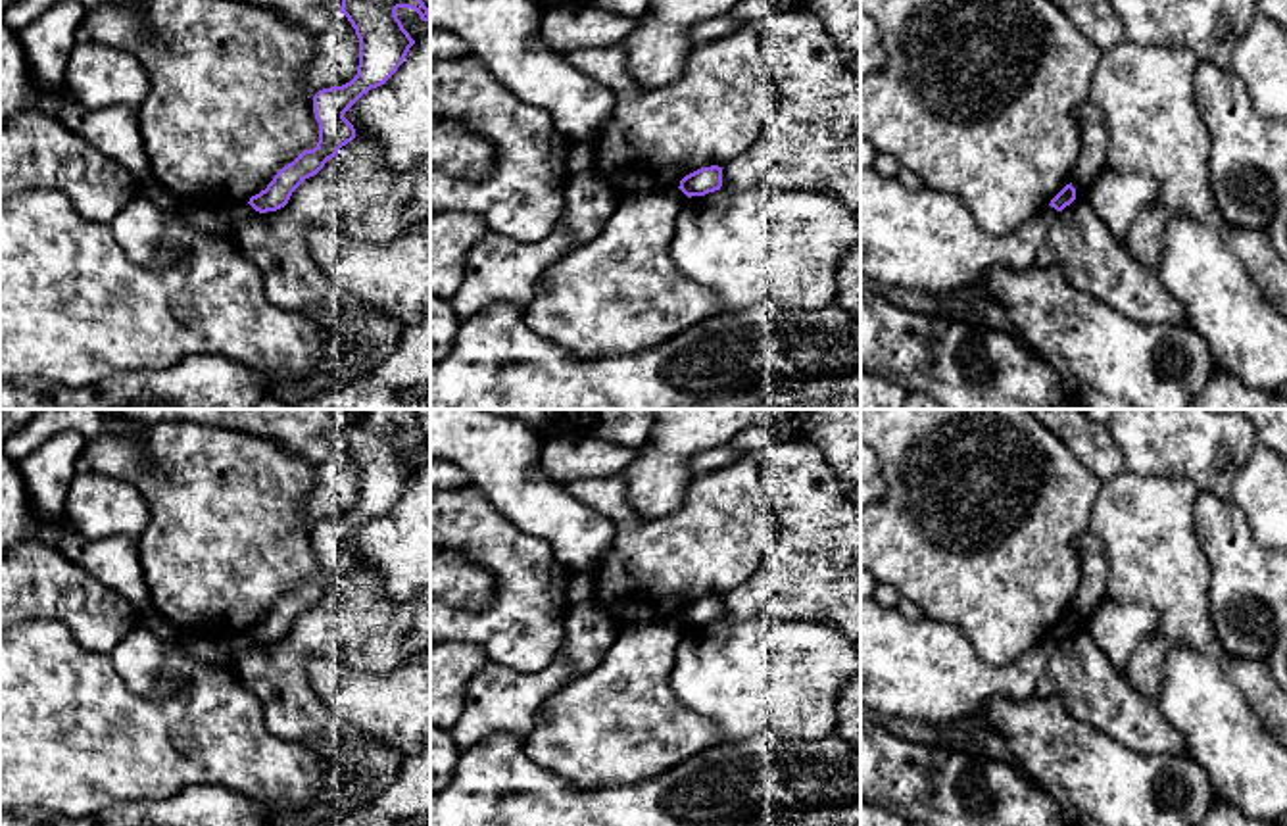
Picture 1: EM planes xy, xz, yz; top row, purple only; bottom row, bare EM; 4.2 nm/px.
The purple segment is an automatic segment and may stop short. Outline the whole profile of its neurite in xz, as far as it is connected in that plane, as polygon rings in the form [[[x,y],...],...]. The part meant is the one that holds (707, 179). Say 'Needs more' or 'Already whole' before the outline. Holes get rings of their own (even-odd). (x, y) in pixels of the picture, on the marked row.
Already whole. [[[711,165],[711,167],[701,167],[690,175],[686,175],[680,181],[680,190],[692,198],[692,196],[705,196],[709,192],[720,190],[722,186],[722,167]]]

